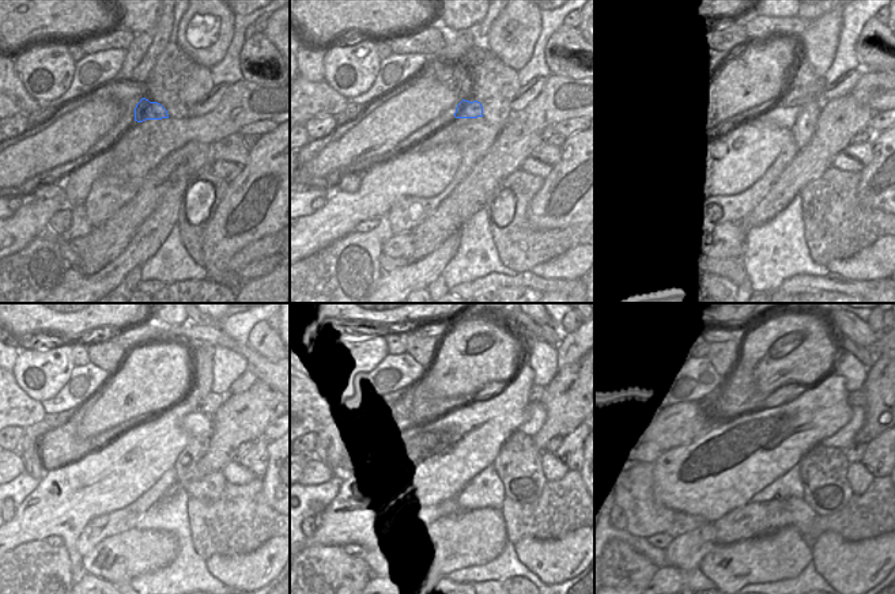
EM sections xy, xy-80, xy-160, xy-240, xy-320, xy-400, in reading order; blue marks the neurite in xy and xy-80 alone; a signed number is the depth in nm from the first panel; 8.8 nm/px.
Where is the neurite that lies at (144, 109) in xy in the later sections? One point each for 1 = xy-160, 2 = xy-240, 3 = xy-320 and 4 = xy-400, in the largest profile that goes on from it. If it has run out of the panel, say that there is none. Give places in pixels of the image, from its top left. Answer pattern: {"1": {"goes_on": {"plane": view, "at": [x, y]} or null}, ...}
{"1": {"goes_on": {"plane": "xy-160", "at": [799, 97]}}, "2": {"goes_on": {"plane": "xy-240", "at": [211, 403]}}, "3": {"goes_on": {"plane": "xy-320", "at": [536, 394]}}, "4": {"goes_on": {"plane": "xy-400", "at": [856, 398]}}}

